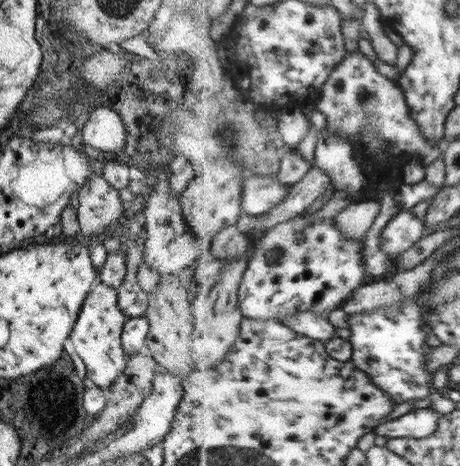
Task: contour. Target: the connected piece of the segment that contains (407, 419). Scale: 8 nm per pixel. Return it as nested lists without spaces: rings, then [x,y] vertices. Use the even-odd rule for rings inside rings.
[[[430,407],[412,409],[396,419],[381,423],[373,433],[384,436],[387,440],[401,437],[425,438],[437,430],[442,416]]]

